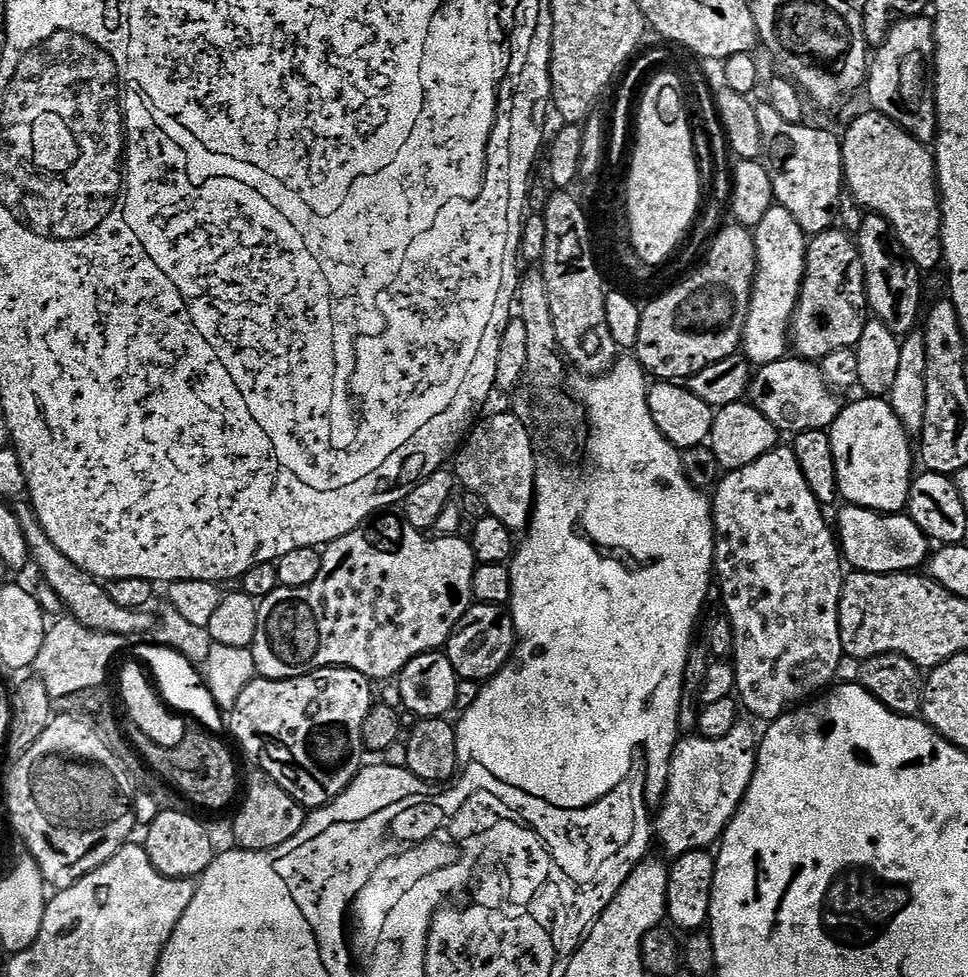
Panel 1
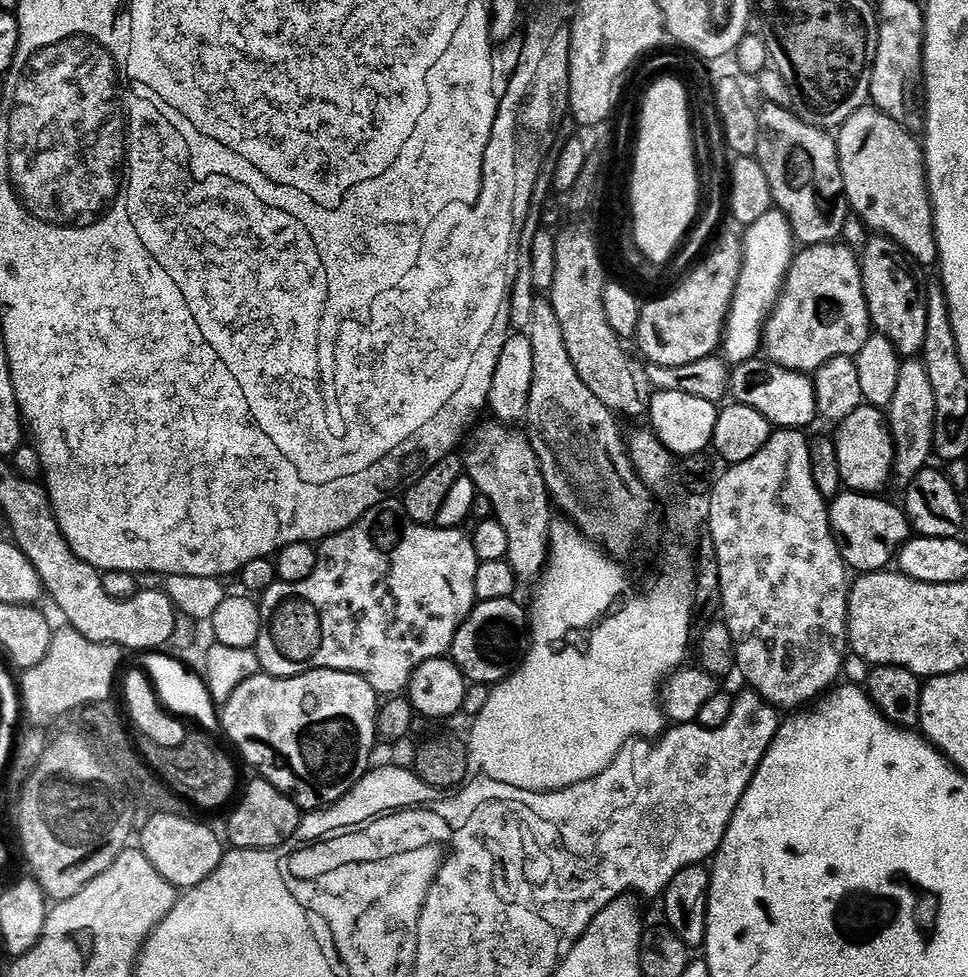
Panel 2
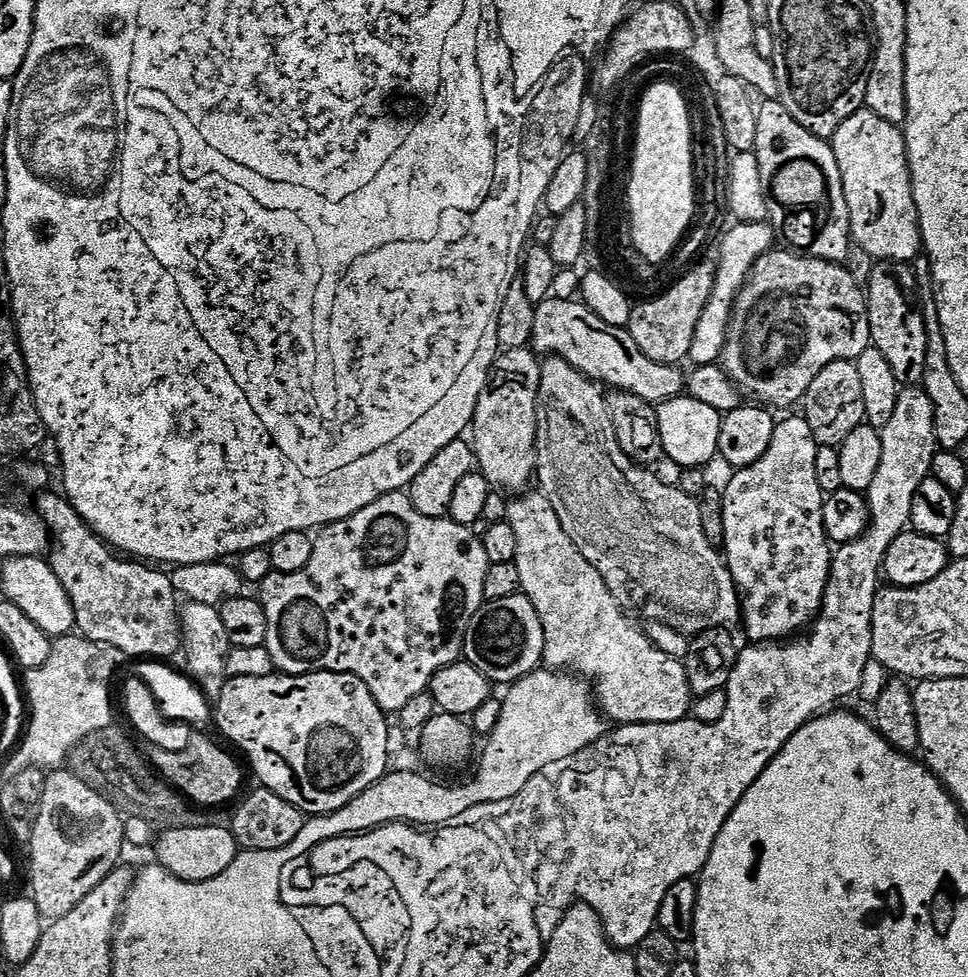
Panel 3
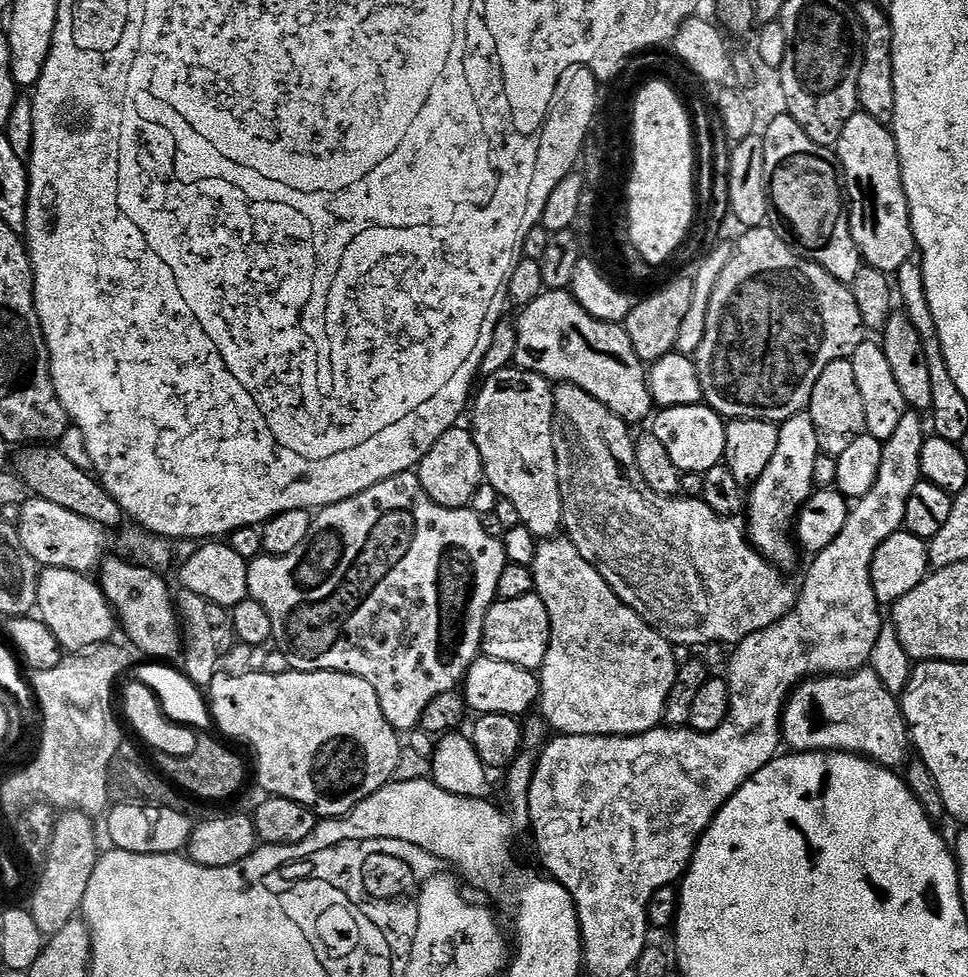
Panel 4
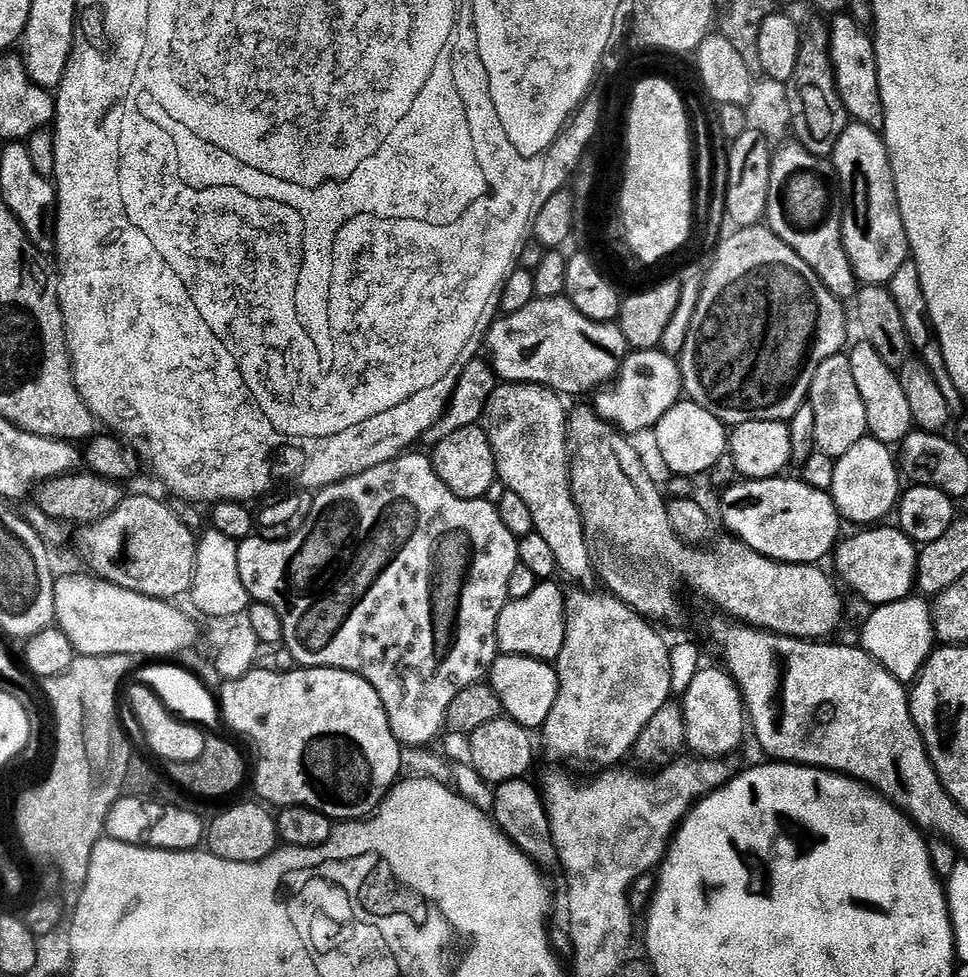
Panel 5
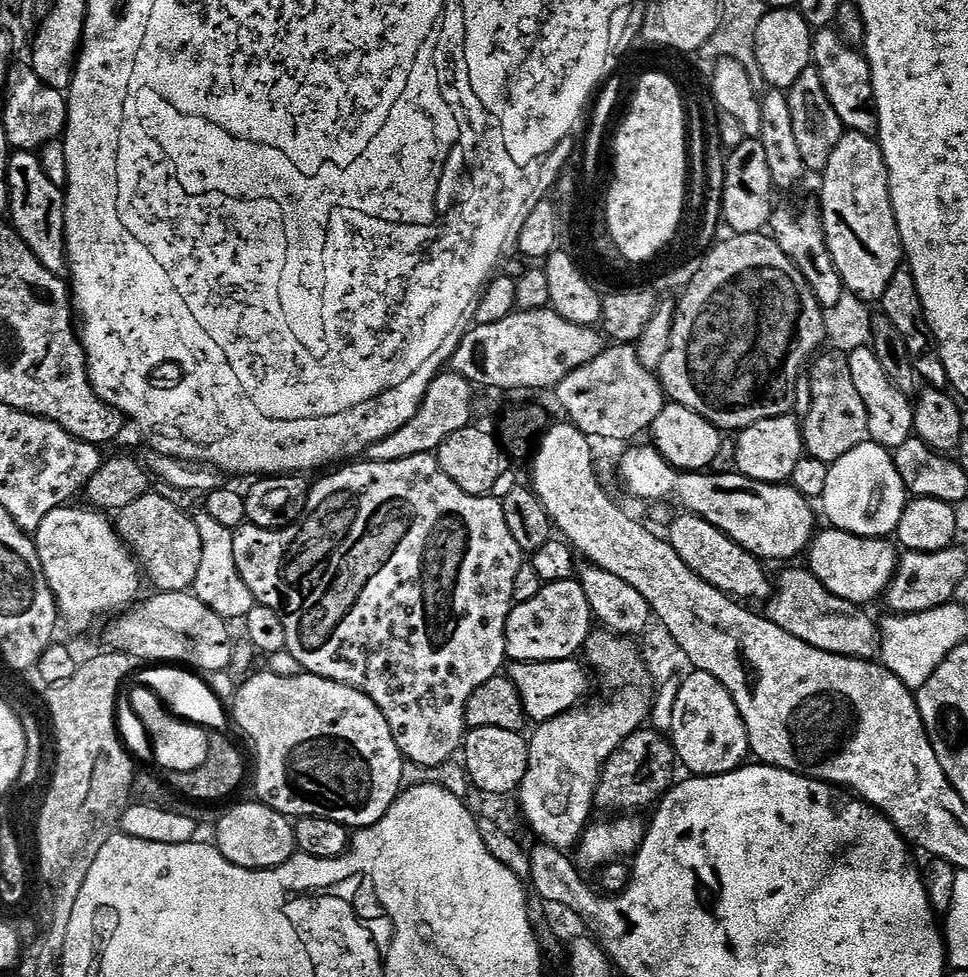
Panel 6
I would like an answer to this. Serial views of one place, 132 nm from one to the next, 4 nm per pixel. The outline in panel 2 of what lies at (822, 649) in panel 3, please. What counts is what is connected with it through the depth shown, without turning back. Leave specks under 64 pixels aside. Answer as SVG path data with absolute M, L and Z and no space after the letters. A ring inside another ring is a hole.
M908 358L898 370L898 387L894 389L891 406L886 410L892 429L892 441L896 457L892 463L895 479L907 486L924 468L929 467L936 443L936 399L934 386L930 386L930 374L926 374L923 359ZM753 690L744 691L746 692L742 693L741 696L735 697L730 718L721 728L701 728L699 723L682 724L675 729L676 736L664 734L653 740L633 738L622 742L616 748L616 758L608 760L606 766L601 766L600 770L591 776L571 780L569 784L564 784L564 786L550 785L552 792L554 790L558 792L558 820L566 820L566 826L562 826L564 844L568 846L568 854L572 852L574 854L572 858L578 858L576 862L564 862L564 864L576 864L574 868L580 870L580 880L620 880L620 895L622 897L632 894L631 892L641 892L644 896L659 897L665 886L674 878L674 874L678 874L678 870L686 870L695 864L704 864L715 857L716 851L720 849L722 838L734 818L738 802L742 798L742 794L746 794L766 750L774 742L776 731L779 730L782 723L782 716L779 716L781 713L759 693Z

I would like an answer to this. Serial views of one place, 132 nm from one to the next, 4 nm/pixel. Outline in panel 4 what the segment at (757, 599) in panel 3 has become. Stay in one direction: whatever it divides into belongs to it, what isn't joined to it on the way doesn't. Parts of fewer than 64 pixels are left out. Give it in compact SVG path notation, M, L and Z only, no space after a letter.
M791 416L779 425L778 450L770 460L770 466L751 485L746 500L746 535L753 548L770 564L781 570L789 570L796 564L798 544L794 539L794 525L800 509L814 491L814 462L822 455L818 442L818 430L814 430L811 416Z

